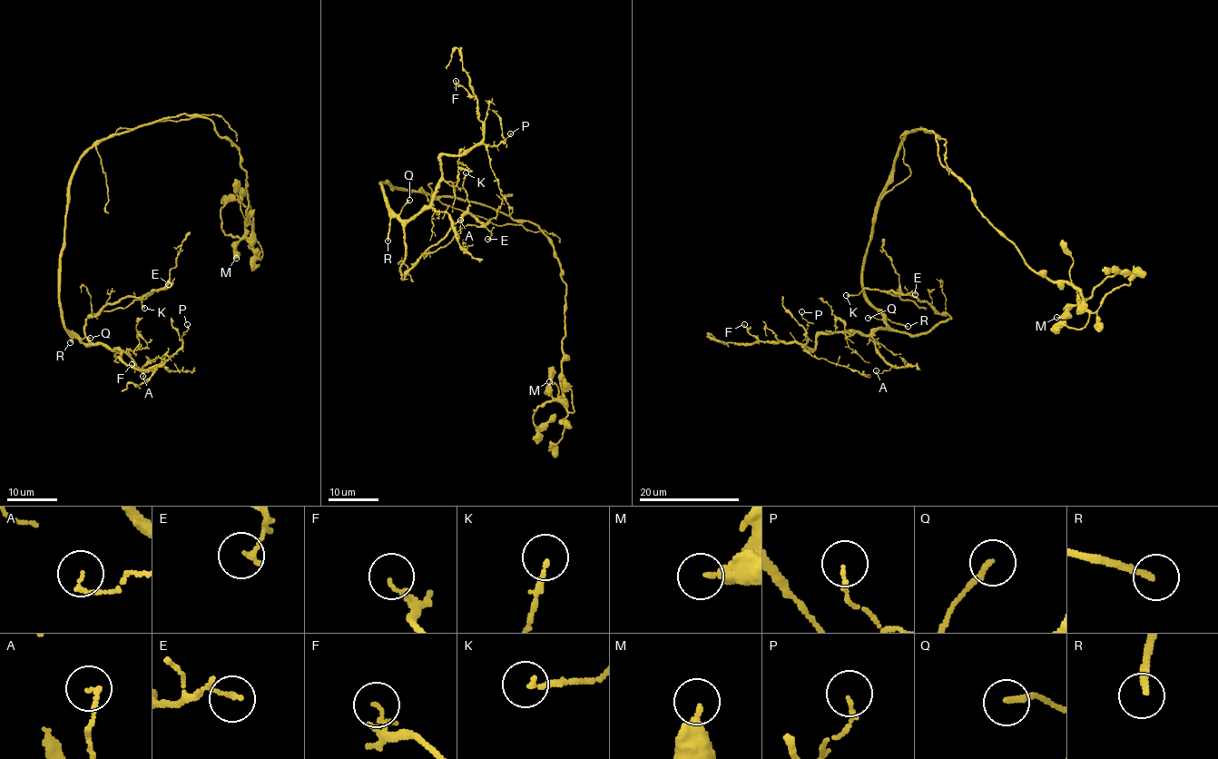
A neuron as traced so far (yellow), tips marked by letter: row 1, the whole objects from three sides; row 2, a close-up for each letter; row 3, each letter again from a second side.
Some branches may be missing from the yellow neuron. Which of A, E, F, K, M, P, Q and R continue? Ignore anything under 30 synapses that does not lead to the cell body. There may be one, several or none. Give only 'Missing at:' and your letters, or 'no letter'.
Missing at: R

